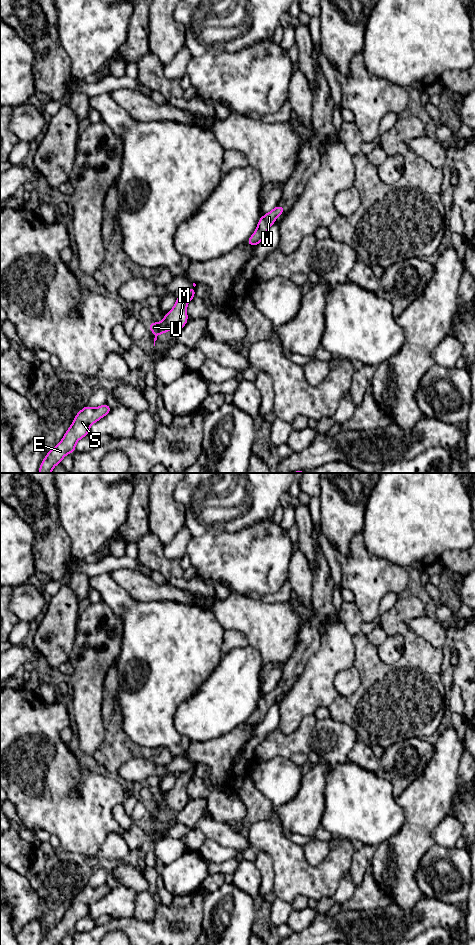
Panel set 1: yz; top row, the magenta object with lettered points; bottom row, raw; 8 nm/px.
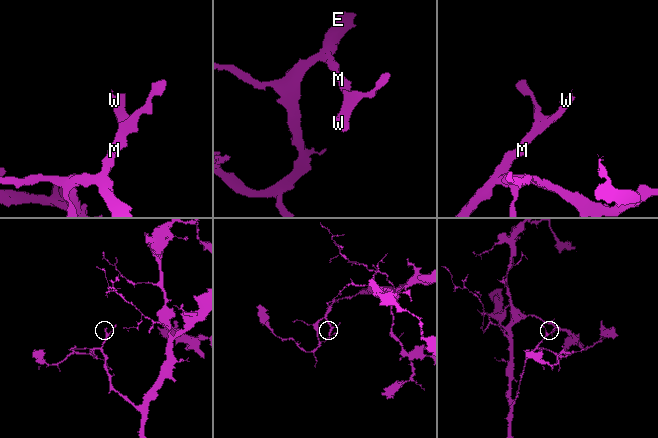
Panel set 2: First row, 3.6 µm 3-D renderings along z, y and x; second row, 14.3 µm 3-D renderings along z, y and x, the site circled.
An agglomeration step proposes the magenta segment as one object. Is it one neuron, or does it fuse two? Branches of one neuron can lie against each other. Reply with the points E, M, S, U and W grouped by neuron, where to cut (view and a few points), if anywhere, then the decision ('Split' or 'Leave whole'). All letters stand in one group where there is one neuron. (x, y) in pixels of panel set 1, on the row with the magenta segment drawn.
Groups: E M S U W. No split. Leave whole

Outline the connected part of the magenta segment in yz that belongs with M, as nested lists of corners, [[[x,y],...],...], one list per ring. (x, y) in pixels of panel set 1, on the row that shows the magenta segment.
[[[193,287],[177,297],[174,307],[163,317],[162,322],[148,324],[149,330],[155,334],[154,346],[158,335],[170,330],[181,330],[184,328],[188,321],[187,305],[194,296],[196,294]]]

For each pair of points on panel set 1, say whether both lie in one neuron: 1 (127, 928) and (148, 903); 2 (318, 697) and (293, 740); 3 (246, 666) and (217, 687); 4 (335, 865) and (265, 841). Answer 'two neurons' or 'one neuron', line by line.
1: two neurons
2: two neurons
3: one neuron
4: one neuron

